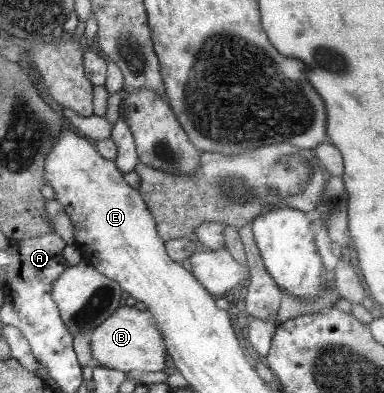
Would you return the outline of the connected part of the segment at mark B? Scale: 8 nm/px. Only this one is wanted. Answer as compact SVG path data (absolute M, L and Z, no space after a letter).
M122 303L114 314L88 335L93 363L103 368L129 373L130 370L160 372L164 368L164 340L154 326L154 317L146 310L140 311Z

